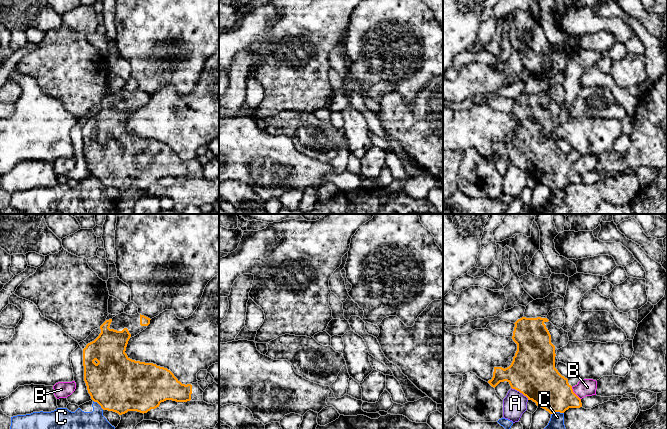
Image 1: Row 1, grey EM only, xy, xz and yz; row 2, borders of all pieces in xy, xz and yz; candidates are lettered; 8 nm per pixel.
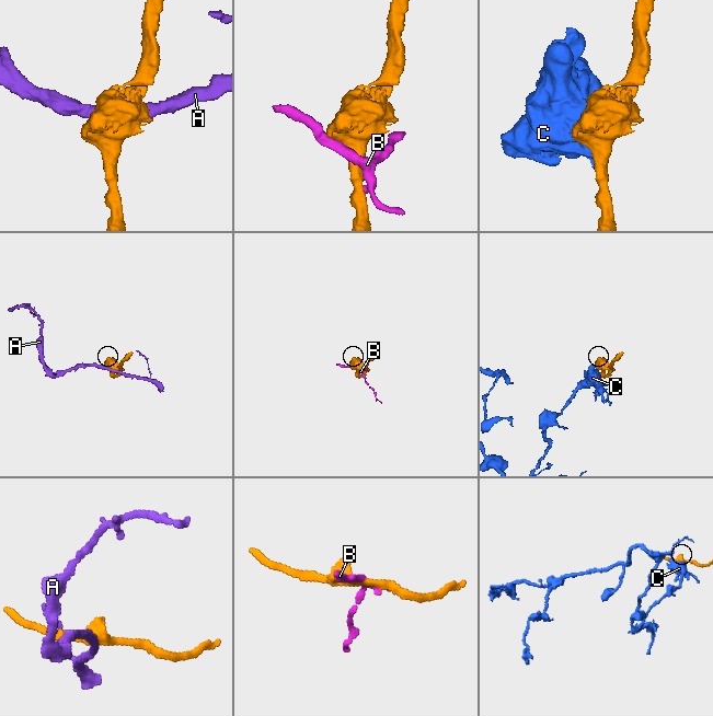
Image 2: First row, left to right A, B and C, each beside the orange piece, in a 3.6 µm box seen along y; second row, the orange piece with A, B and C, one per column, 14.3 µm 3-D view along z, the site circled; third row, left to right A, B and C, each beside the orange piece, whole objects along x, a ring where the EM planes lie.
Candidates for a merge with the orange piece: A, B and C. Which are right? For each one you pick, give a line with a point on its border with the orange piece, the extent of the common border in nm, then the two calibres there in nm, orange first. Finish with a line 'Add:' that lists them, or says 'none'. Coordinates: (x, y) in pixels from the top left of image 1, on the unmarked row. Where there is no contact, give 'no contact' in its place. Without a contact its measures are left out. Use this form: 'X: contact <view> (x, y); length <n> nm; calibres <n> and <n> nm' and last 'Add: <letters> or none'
Add: none

